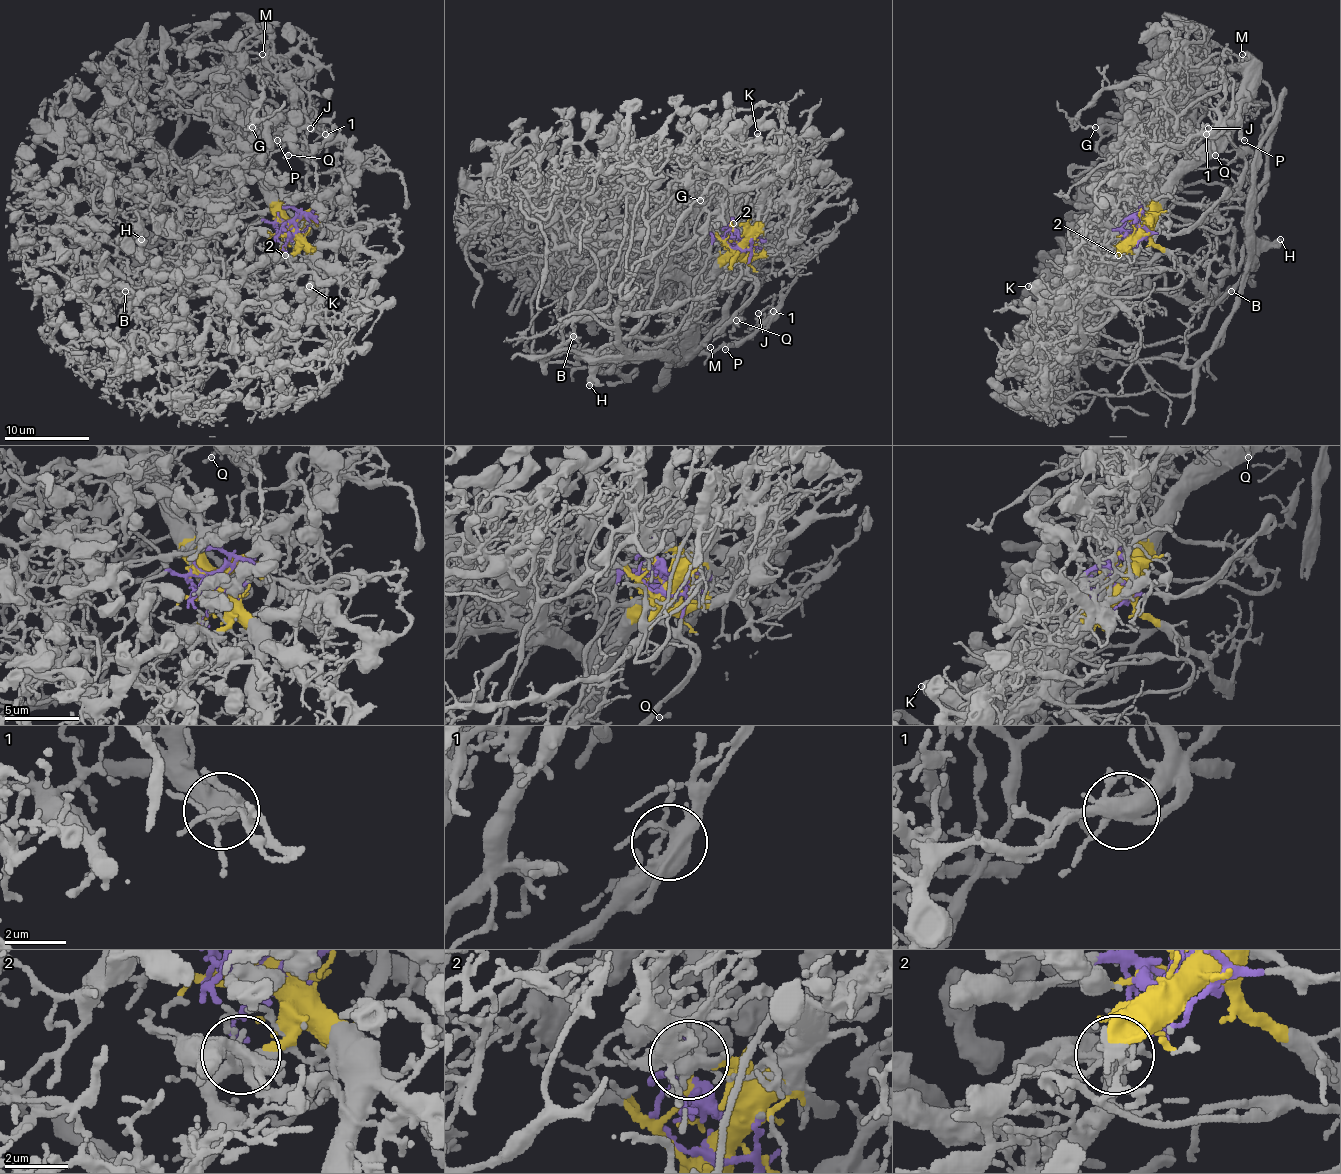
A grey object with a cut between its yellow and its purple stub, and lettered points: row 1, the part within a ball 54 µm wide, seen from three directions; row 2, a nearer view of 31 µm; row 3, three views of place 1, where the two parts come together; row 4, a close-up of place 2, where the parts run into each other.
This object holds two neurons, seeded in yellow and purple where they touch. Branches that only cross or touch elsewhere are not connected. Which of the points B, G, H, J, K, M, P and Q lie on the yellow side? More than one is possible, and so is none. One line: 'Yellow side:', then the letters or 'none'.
Yellow side: G, J, M, P, Q

